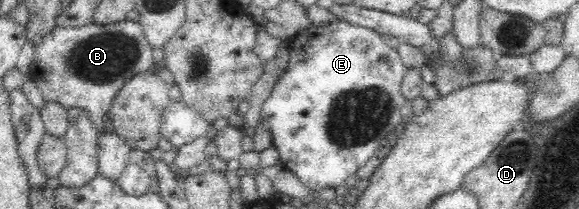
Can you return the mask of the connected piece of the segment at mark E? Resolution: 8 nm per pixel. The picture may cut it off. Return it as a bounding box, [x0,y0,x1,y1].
[262,20,407,193]

